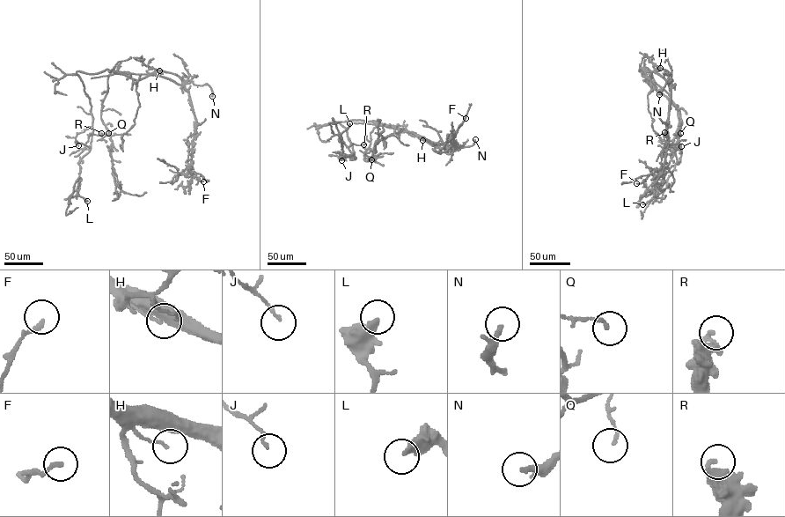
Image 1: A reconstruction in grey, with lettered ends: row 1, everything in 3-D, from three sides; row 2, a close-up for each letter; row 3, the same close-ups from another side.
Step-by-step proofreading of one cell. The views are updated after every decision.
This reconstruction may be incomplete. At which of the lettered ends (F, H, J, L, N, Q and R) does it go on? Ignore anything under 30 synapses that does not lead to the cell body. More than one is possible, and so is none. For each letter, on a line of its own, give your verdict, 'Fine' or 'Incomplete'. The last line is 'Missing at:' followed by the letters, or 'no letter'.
F: Fine
H: Fine
J: Fine
L: Fine
N: Fine
Q: Fine
R: Fine
Missing at: no letter

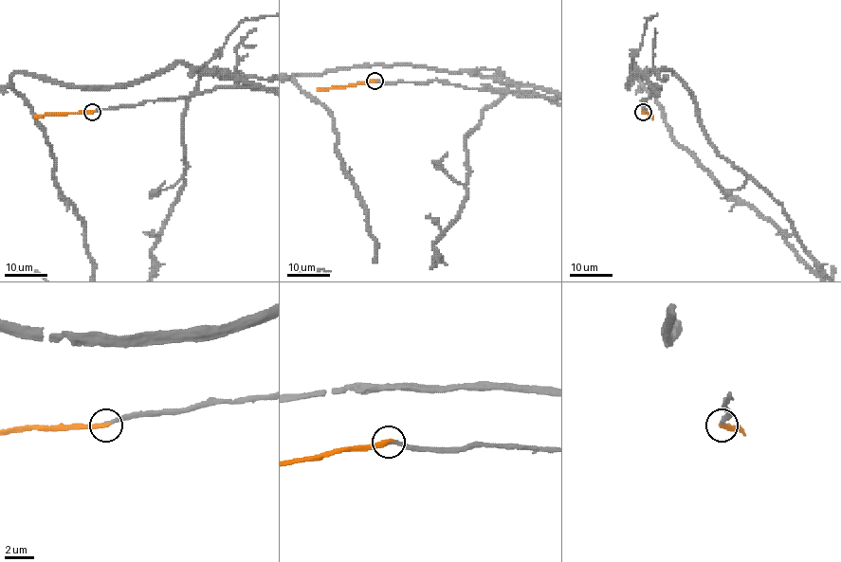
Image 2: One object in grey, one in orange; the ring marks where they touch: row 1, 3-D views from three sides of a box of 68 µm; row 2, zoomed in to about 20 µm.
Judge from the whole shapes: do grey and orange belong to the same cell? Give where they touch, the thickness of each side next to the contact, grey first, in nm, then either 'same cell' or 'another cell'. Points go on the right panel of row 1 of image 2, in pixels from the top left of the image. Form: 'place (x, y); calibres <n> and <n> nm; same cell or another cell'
place (643, 112); calibres 260 and 360 nm; same cell

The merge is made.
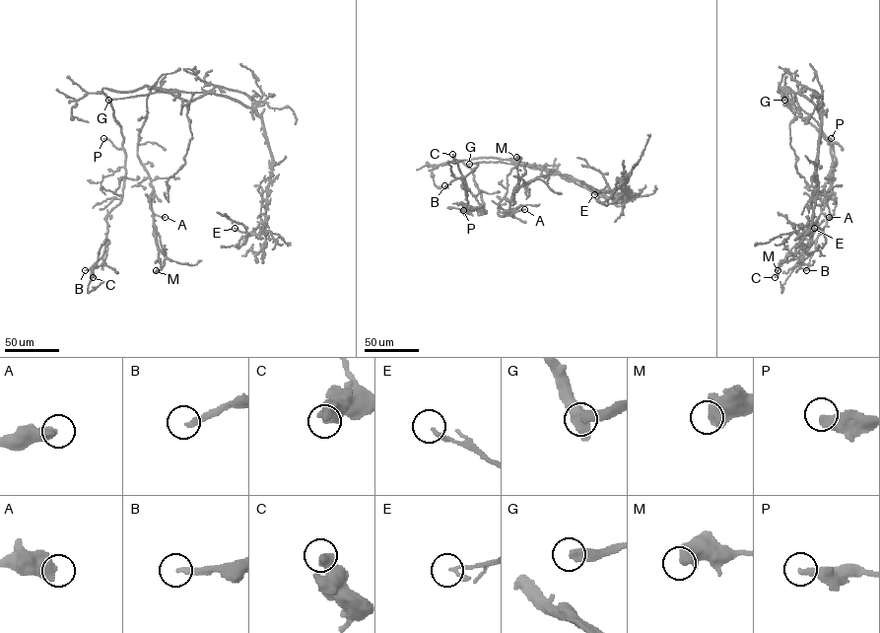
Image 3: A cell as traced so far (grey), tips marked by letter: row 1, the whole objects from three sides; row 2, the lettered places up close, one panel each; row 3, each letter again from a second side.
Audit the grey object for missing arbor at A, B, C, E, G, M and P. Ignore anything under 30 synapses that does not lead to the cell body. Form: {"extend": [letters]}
{"extend": ["B", "G"]}

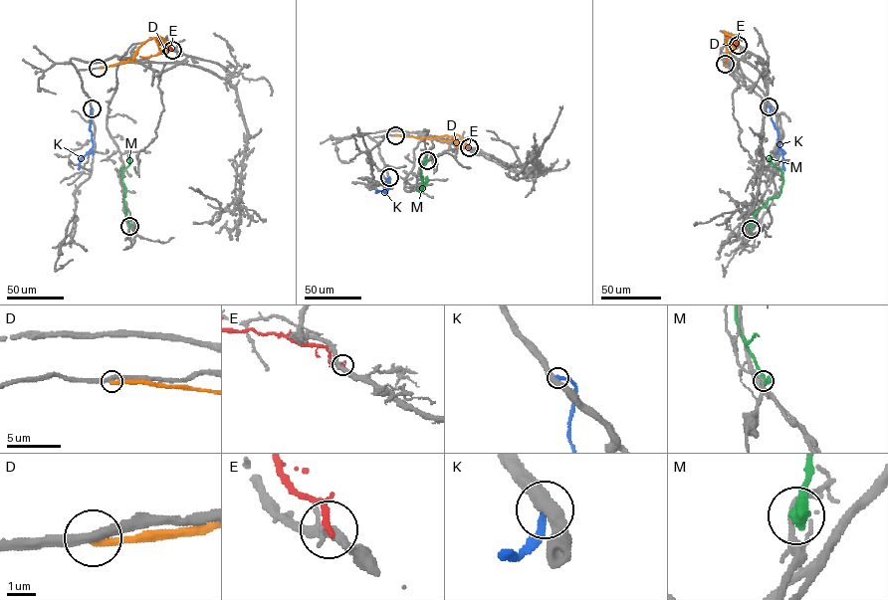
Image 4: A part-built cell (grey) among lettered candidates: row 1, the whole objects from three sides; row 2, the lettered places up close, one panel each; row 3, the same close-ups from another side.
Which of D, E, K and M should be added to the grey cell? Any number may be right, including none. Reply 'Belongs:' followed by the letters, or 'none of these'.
Belongs: none of these

